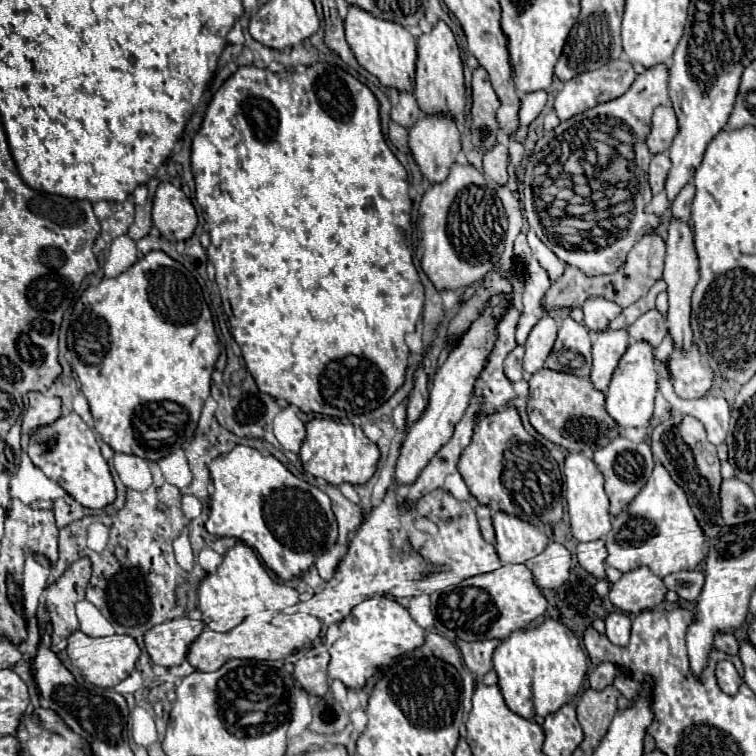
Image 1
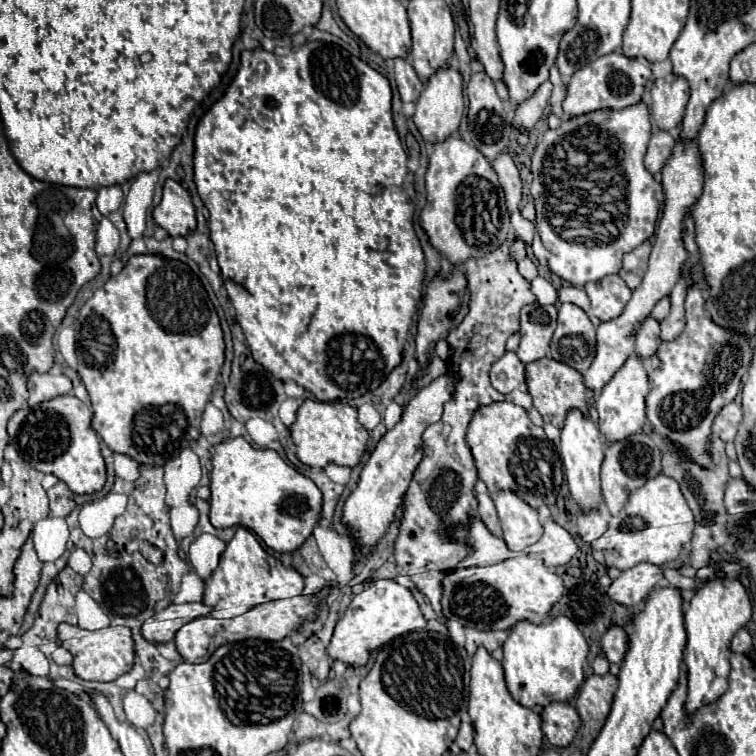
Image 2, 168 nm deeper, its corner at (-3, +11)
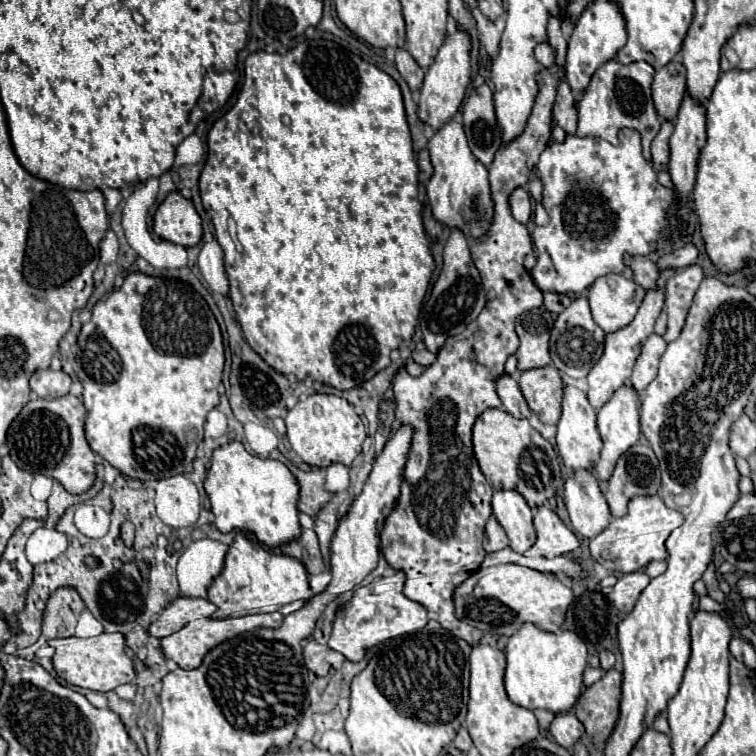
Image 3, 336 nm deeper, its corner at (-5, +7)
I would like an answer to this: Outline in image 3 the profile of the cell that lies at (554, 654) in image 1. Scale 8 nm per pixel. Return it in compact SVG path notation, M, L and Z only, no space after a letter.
M522 625L506 645L505 690L512 703L526 709L546 709L552 713L570 711L582 693L582 671L588 649L584 641L572 631L548 633L536 625Z

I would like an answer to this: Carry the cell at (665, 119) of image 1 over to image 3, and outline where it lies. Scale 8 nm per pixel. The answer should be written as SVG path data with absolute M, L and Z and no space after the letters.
M670 61L656 71L652 83L652 99L656 111L662 119L674 119L678 115L680 103L686 95L686 69L678 61Z

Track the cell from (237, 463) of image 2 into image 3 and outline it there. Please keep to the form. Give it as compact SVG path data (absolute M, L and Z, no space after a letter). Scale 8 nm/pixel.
M228 443L214 451L212 465L208 469L208 475L204 479L204 489L212 503L212 513L216 517L216 527L222 533L230 533L232 529L240 531L252 531L264 545L268 547L280 547L292 539L300 537L300 523L298 523L298 483L294 475L288 471L288 467L274 459L260 459L244 449L242 443Z

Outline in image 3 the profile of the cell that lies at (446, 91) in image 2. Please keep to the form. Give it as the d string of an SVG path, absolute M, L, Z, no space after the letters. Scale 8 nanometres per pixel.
M456 27L454 33L446 33L444 43L442 43L434 63L426 71L426 77L424 77L424 83L422 83L422 89L420 89L418 117L424 123L432 125L434 129L440 129L444 123L448 123L456 115L458 107L462 105L466 87L470 83L470 73L472 73L470 47L472 47L470 35L462 27Z

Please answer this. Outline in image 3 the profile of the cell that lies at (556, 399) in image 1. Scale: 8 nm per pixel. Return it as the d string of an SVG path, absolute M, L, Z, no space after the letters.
M540 367L540 369L522 371L518 385L532 413L538 415L542 423L556 425L560 419L560 403L564 387L558 369Z

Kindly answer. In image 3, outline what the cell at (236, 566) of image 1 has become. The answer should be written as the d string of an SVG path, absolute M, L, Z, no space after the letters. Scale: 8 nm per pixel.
M242 531L236 533L234 543L226 553L226 563L222 573L208 587L208 601L212 601L218 607L216 613L212 615L214 619L272 613L292 601L310 599L312 595L314 593L308 585L308 573L298 559L280 553L276 557L274 553L252 543Z

